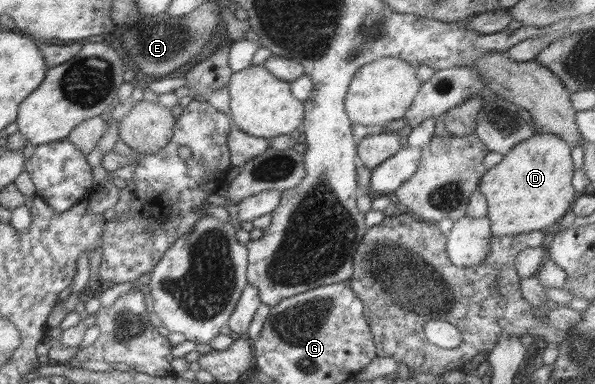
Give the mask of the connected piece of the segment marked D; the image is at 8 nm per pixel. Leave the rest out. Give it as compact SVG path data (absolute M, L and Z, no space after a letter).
M535 133L531 138L516 144L494 167L480 178L478 192L485 197L486 217L490 220L490 236L523 234L541 230L559 222L567 213L578 193L571 187L574 168L569 156L570 146L554 134Z

